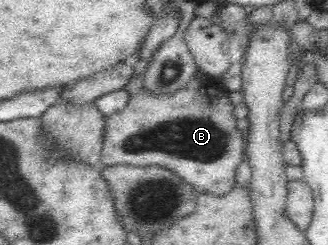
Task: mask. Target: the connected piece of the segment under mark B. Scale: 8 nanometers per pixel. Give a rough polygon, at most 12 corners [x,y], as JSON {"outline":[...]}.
{"outline":[[209,76],[142,87],[109,115],[100,163],[159,165],[224,196],[245,160]]}

